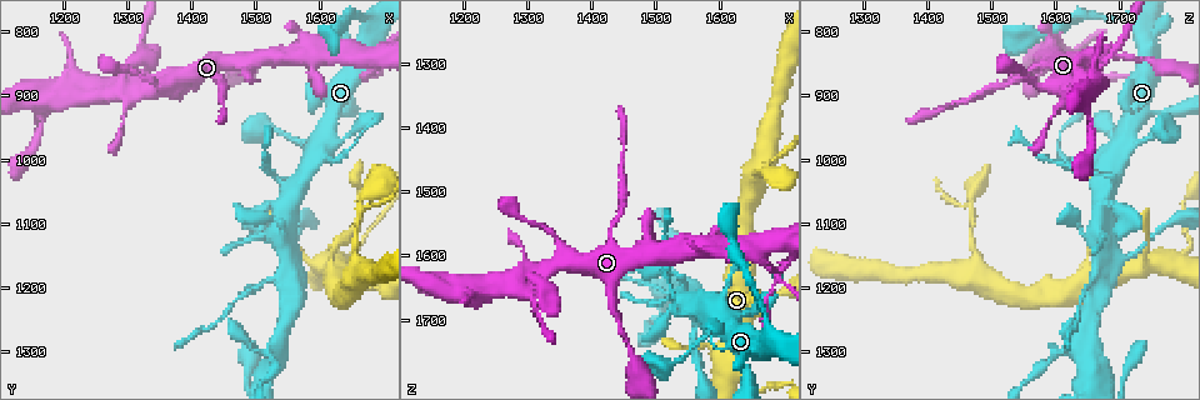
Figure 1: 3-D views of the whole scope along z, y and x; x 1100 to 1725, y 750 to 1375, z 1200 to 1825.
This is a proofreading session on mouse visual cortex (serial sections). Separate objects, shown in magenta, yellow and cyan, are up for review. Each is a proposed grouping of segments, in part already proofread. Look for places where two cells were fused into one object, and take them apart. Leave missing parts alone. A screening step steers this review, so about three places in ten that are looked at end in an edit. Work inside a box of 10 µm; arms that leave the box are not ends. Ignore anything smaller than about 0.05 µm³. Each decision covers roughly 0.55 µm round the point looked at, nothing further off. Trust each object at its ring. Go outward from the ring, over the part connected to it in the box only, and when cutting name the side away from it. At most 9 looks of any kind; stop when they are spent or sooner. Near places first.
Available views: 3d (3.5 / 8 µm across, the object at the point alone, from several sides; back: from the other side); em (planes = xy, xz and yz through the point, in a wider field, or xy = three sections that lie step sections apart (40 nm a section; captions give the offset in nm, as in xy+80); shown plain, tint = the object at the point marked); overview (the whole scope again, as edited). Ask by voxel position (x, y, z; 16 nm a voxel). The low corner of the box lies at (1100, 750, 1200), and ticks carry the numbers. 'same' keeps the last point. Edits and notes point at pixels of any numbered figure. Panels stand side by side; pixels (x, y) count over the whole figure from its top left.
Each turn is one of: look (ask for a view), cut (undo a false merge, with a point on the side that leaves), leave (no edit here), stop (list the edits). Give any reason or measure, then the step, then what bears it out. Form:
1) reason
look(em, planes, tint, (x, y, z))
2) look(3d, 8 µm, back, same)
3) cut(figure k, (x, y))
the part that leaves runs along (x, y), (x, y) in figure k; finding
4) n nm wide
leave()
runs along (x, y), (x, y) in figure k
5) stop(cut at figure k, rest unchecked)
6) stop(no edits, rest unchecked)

calibre changes
look(3d, 3.5 µm, (1610, 995, 1660))

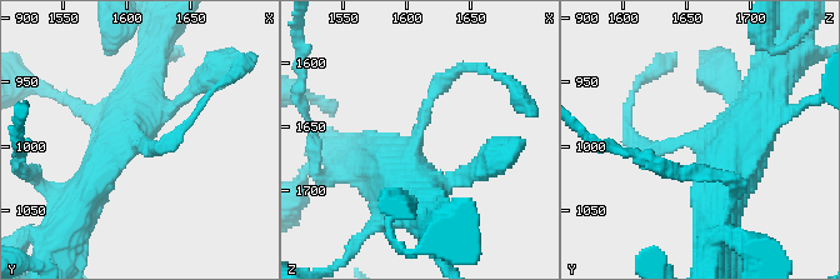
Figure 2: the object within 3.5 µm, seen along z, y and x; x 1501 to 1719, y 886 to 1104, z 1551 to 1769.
shape alone is not enough
look(em, xy, step 5, tint, (1610, 998, 1656))

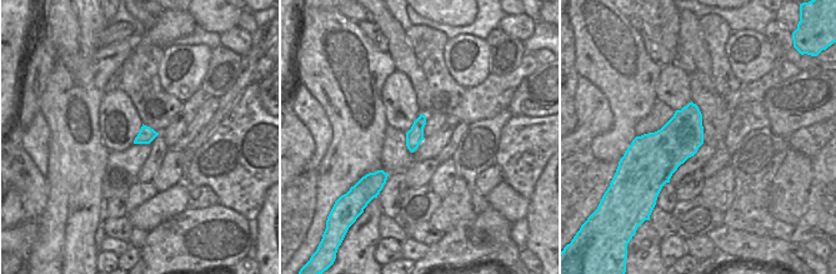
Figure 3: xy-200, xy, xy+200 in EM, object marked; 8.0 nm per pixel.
cut it another way
look(em, xy, step 3, tint, same)

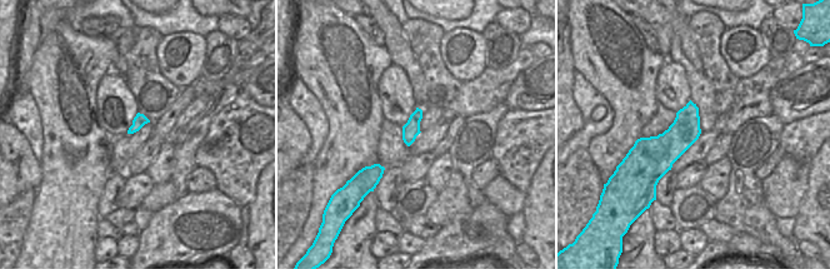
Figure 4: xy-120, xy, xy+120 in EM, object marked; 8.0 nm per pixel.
140 nm wide
leave()
runs along (418, 195), (418, 125), (460, 70) in figure 2; continuous, no second cell

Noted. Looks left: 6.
four arms meet
look(3d, 3.5 µm, (1290, 895, 1635))

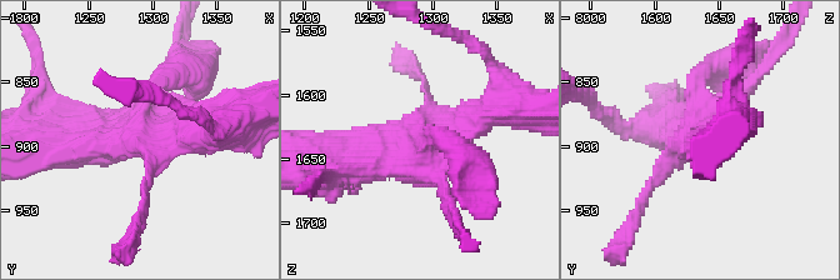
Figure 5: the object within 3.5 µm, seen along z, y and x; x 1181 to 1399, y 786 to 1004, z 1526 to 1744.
look(em, xy, step 1, tint, (1288, 894, 1636))

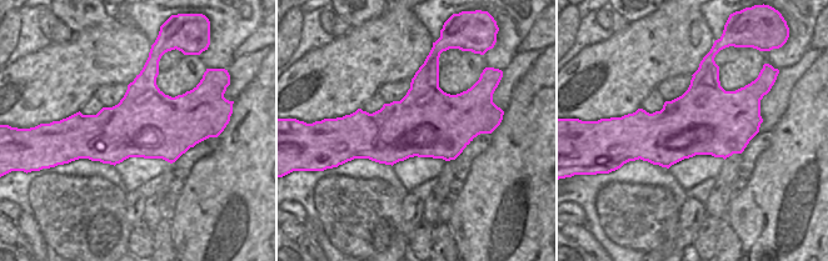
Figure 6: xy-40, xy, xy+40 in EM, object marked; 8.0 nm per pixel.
leave()
runs along (489, 113), (401, 154), (335, 160) in figure 5; continuous, no second cell

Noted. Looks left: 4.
look(3d, 3.5 µm, (1545, 1115, 1670))

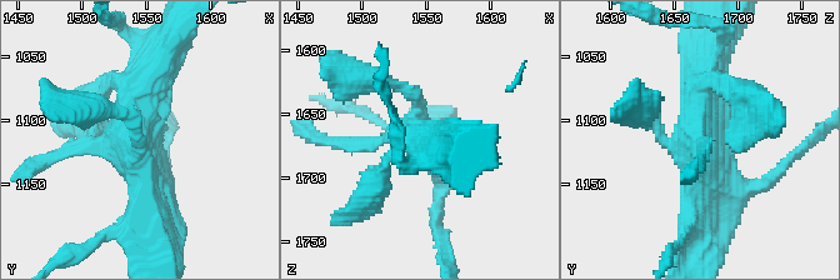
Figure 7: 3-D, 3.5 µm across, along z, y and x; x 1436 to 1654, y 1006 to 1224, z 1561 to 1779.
look(em, xy, step 1, plain, (1544, 1116, 1670))

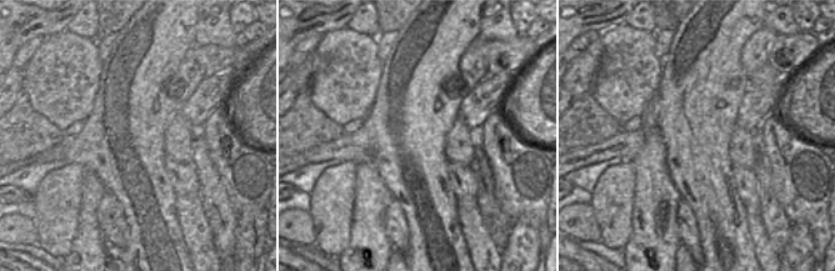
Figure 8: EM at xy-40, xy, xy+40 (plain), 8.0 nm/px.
look(em, xy, step 1, tint, same)

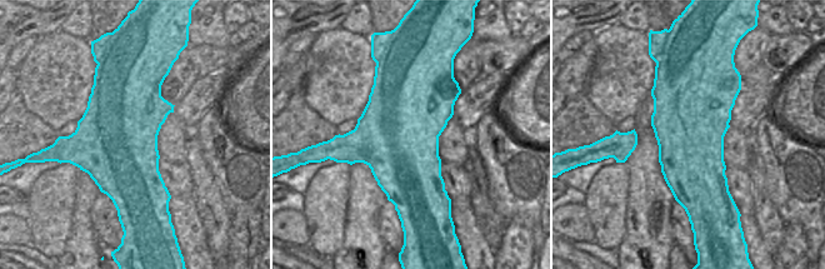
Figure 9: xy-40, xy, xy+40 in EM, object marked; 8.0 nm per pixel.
leave()
continuous, no second cell

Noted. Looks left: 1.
sudden change in width
look(3d, 3.5 µm, back, (1540, 1285, 1645))

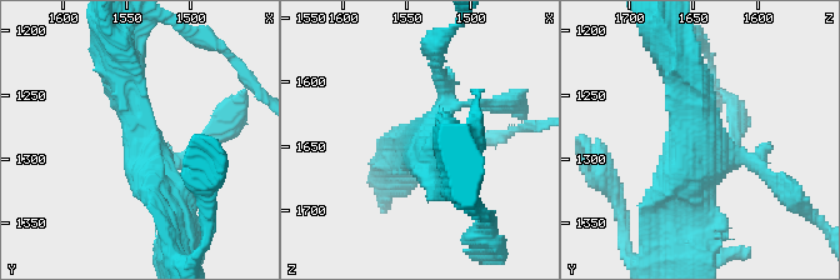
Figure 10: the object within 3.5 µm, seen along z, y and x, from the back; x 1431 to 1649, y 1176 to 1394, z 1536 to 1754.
leave()
runs along (121, 68), (151, 175), (175, 216) in figure 10; all the same cell

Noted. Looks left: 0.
stop(no edits, rest unchecked)

